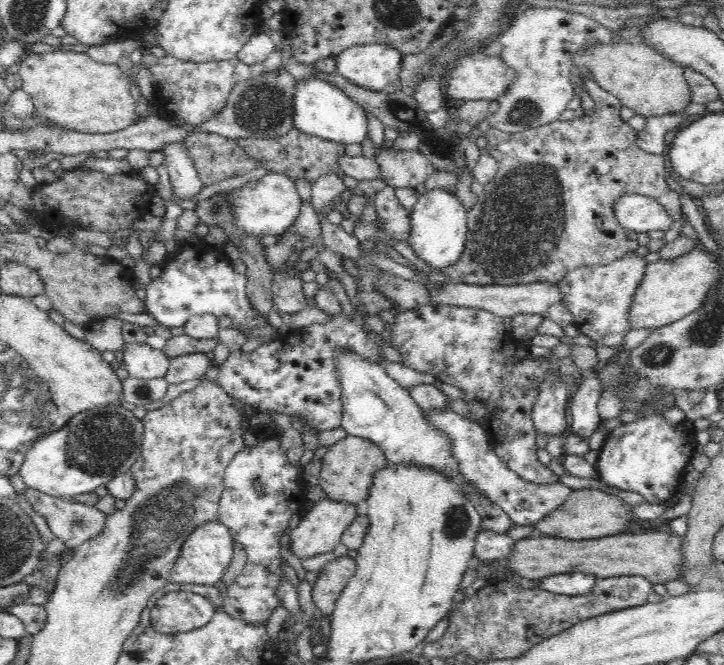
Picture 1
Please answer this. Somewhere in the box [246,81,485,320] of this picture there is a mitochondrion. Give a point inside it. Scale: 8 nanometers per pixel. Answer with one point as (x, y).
(440, 147)

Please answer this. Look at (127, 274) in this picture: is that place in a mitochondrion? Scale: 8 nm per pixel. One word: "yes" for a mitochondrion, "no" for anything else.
no

